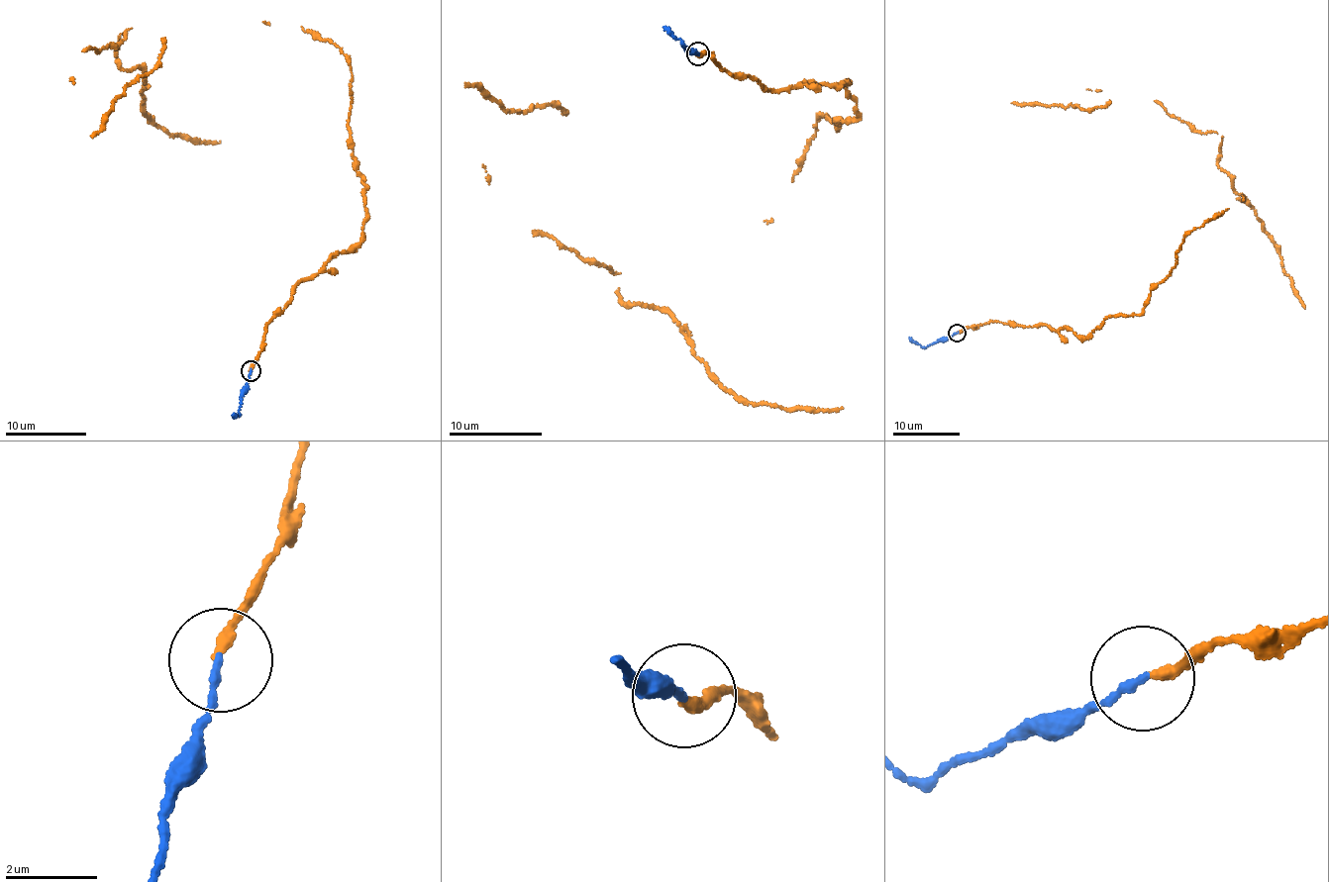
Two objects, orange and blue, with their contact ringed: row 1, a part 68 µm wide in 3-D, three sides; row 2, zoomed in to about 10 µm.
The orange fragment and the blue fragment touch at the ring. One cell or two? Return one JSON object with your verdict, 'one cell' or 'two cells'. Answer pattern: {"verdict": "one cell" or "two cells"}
{"verdict": "one cell"}

